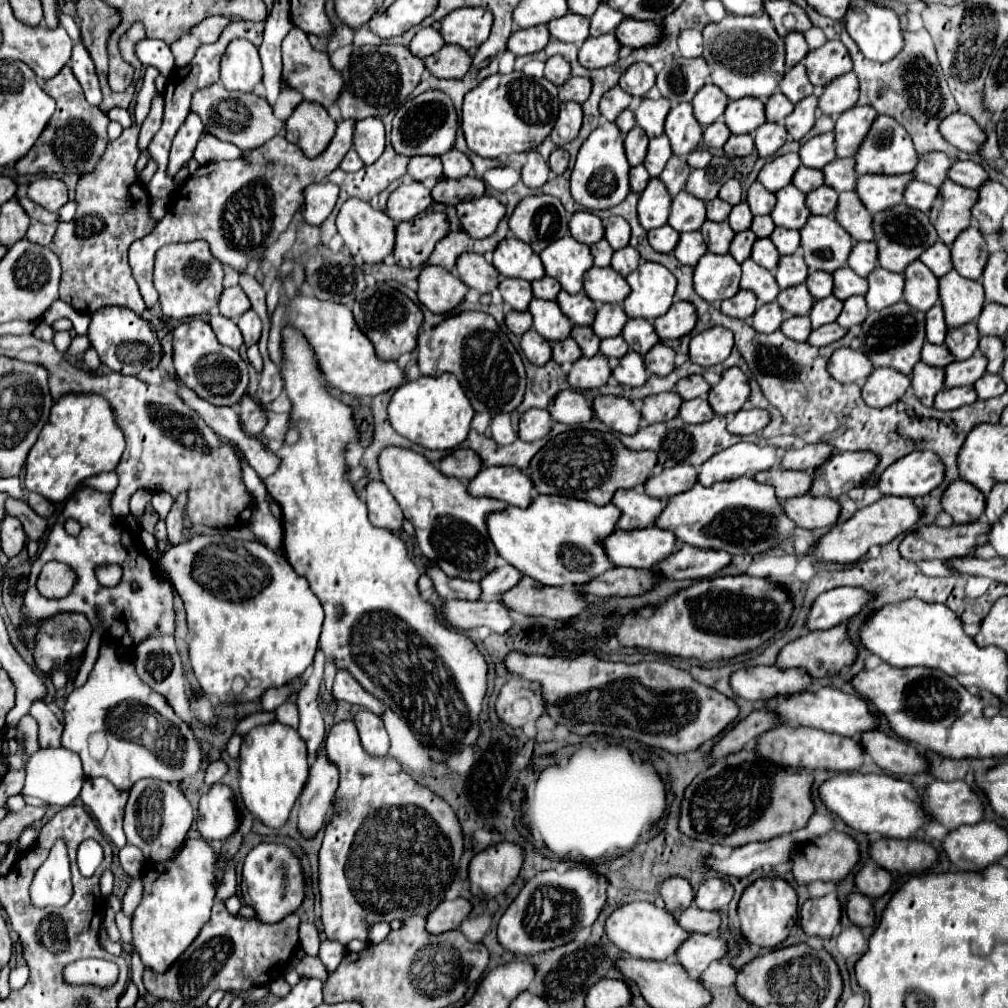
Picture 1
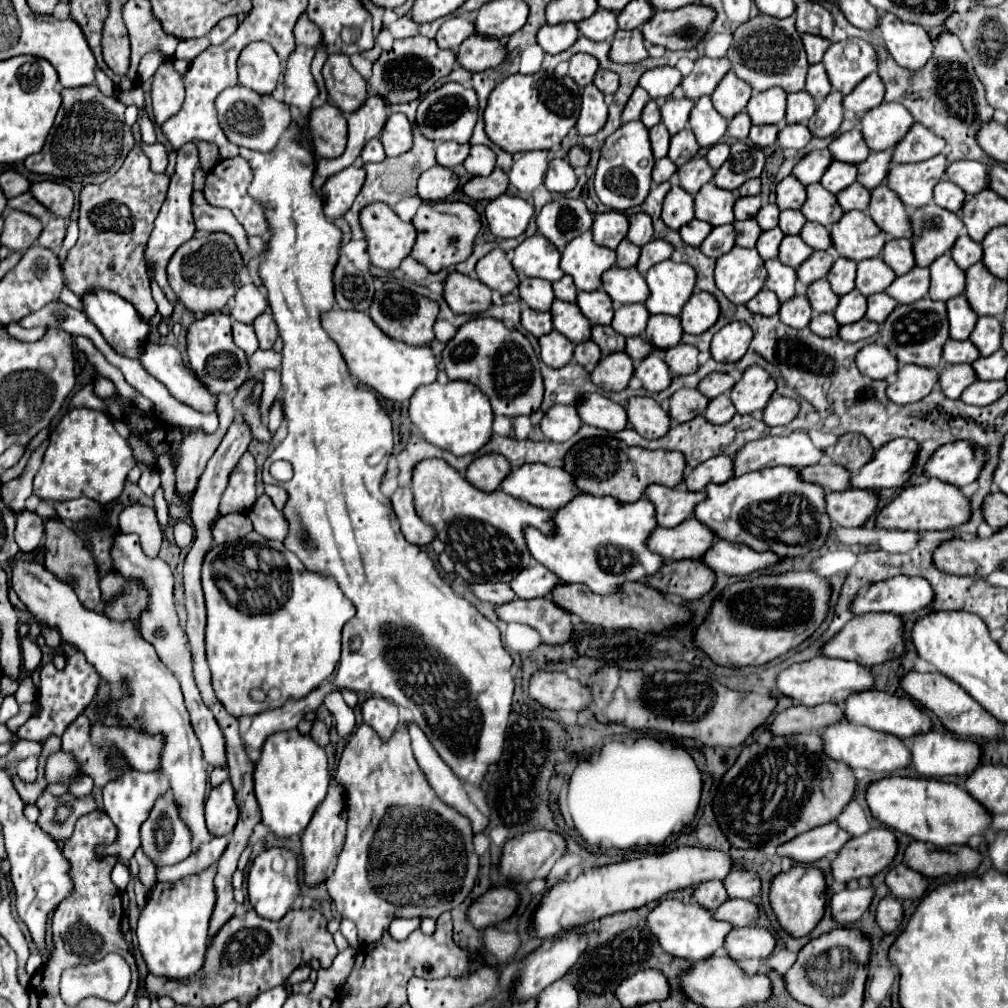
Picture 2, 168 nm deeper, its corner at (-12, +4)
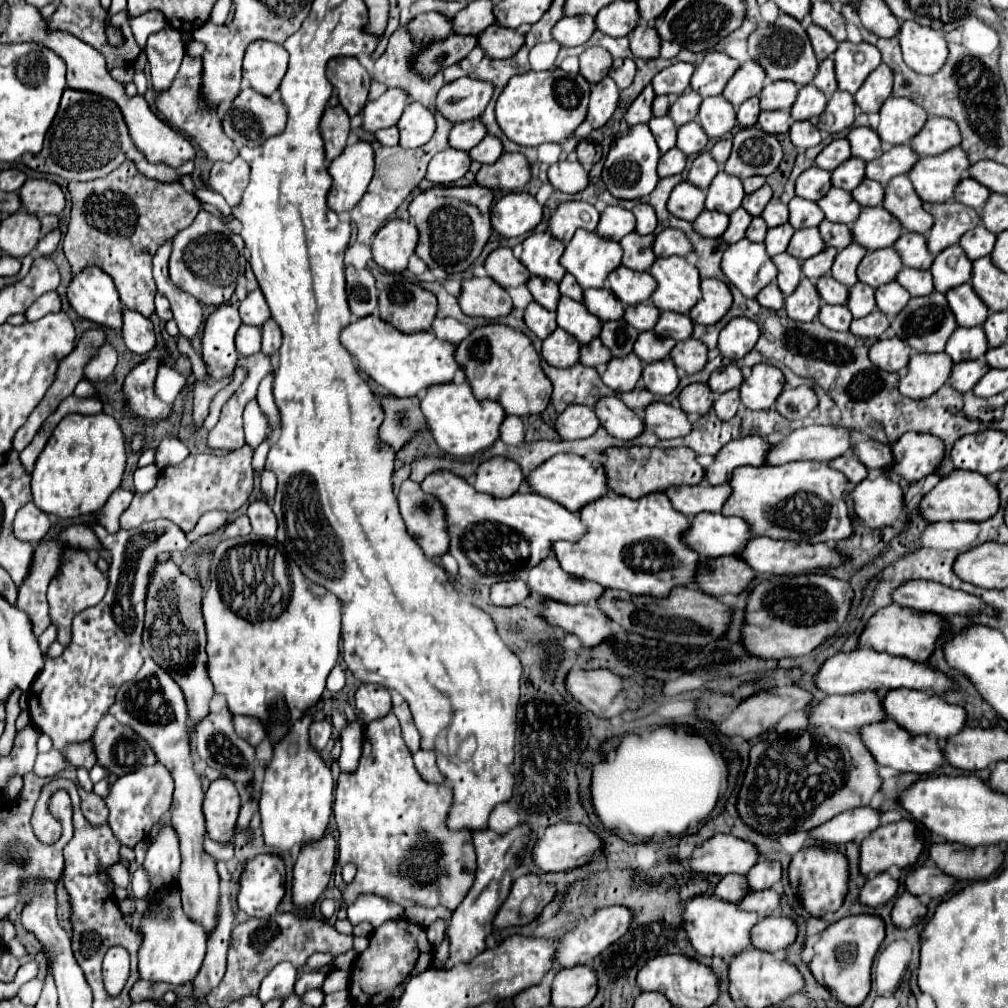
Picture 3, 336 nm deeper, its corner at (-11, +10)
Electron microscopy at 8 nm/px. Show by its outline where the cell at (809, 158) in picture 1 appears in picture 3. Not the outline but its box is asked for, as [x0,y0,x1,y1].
[847,127,883,161]

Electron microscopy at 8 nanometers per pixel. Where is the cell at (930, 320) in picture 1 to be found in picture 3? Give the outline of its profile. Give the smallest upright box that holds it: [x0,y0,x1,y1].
[947,283,989,327]

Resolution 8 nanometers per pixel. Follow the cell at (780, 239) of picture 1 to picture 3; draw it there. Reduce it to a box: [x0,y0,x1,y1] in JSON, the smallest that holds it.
[819,219,853,251]

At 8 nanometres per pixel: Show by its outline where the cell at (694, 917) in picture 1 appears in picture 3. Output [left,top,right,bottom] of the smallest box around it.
[739,889,779,917]

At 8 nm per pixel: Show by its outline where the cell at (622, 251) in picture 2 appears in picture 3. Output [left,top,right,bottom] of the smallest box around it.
[621,233,655,271]

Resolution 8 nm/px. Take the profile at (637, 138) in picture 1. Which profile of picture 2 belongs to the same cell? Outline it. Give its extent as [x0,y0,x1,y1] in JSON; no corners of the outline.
[650,123,670,159]

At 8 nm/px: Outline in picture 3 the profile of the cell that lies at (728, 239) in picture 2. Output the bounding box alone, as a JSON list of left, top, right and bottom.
[721,207,753,245]

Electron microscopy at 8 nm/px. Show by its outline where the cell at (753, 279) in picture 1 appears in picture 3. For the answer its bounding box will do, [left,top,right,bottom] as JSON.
[773,253,801,295]

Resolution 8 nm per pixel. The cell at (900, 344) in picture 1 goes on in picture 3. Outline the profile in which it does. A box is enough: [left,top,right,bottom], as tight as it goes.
[891,291,957,353]

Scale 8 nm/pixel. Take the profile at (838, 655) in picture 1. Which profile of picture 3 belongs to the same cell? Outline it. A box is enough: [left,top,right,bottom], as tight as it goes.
[857,605,943,661]

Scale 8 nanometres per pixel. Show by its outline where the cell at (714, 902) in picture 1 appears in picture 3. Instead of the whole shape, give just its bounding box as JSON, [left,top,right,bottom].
[745,861,781,891]

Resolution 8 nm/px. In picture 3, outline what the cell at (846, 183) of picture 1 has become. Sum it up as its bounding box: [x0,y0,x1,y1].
[865,145,919,185]

